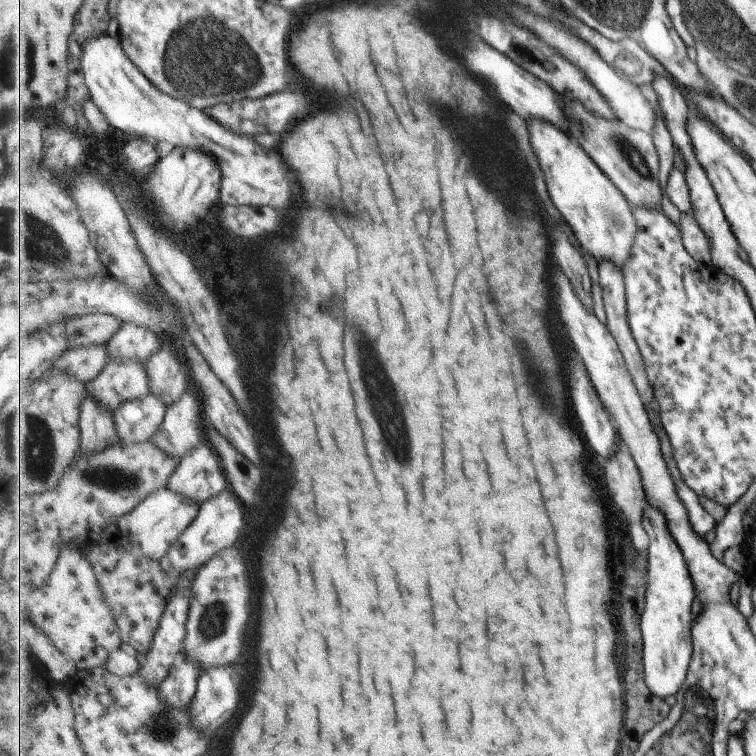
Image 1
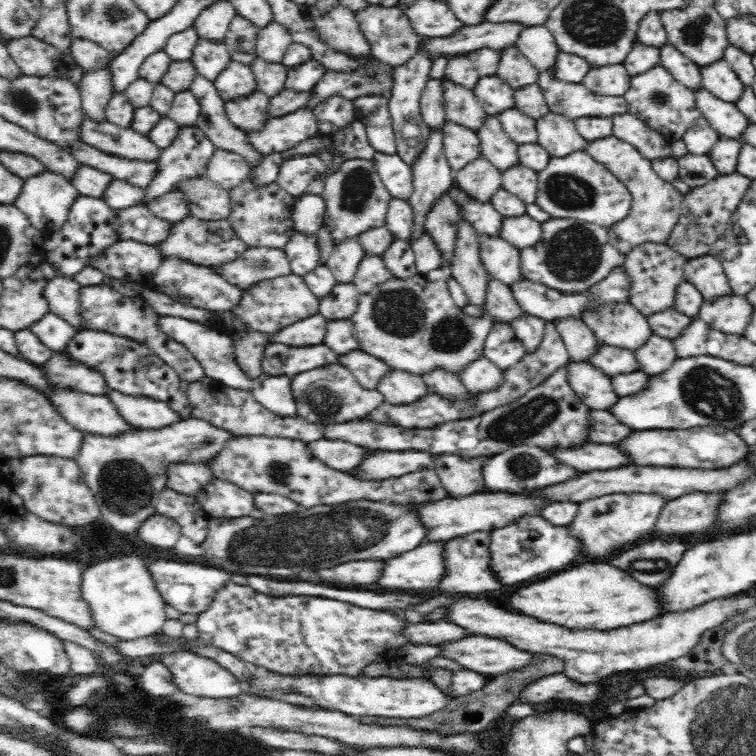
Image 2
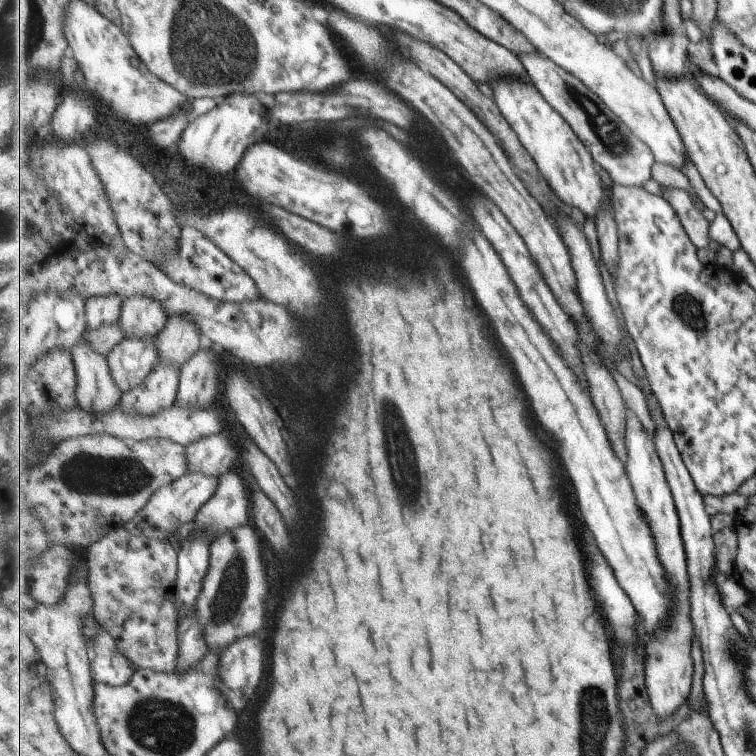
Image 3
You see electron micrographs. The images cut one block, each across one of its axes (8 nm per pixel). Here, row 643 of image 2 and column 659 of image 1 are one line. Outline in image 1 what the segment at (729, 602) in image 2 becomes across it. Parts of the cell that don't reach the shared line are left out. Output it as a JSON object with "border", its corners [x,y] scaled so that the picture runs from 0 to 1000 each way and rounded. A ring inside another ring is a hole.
{"border":[[[856,665],[849,696],[858,709],[858,772],[856,804],[851,812],[852,884],[853,898],[861,917],[872,921],[894,921],[910,899],[911,878],[917,868],[917,796],[919,772],[909,741],[890,712],[880,680]]]}

